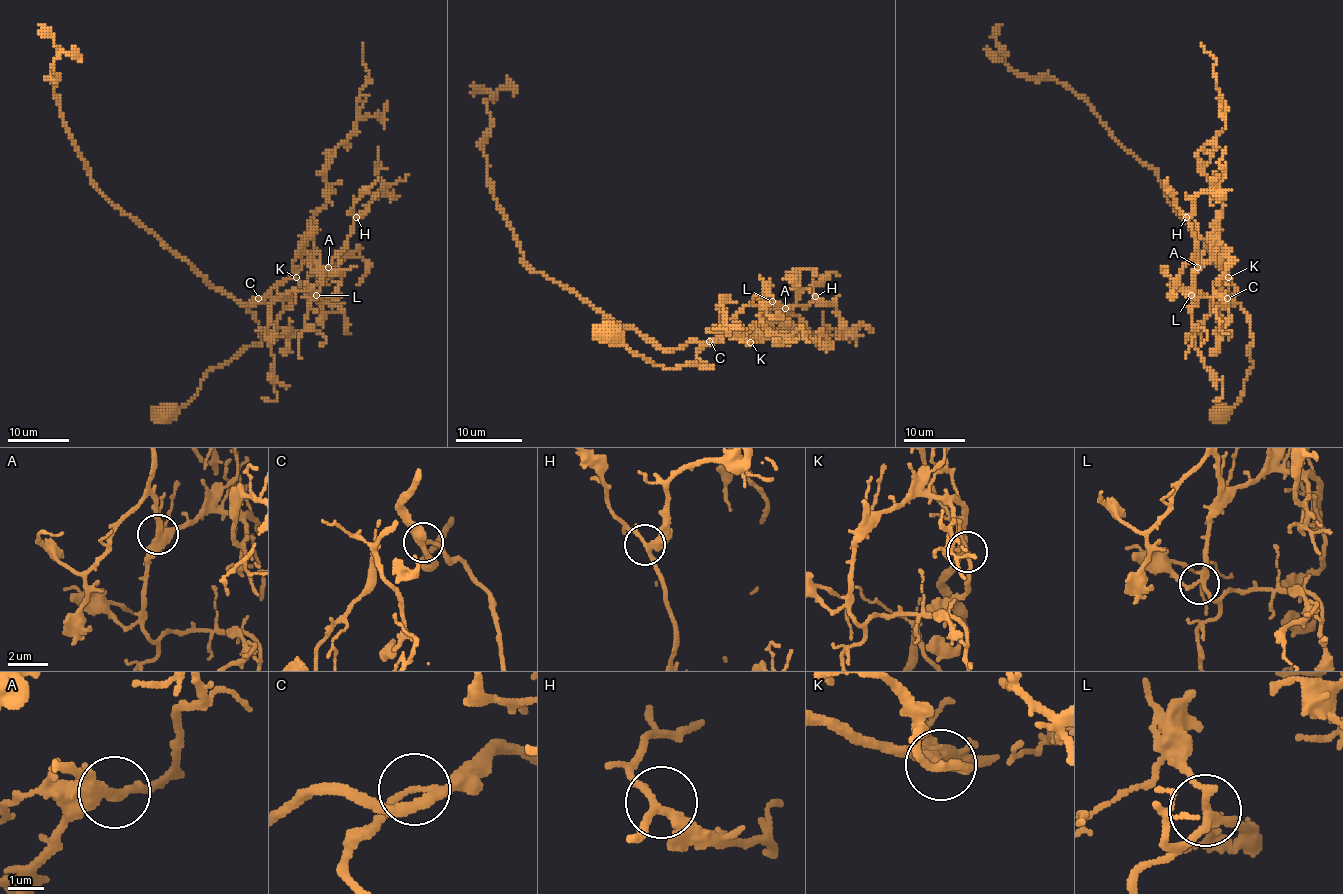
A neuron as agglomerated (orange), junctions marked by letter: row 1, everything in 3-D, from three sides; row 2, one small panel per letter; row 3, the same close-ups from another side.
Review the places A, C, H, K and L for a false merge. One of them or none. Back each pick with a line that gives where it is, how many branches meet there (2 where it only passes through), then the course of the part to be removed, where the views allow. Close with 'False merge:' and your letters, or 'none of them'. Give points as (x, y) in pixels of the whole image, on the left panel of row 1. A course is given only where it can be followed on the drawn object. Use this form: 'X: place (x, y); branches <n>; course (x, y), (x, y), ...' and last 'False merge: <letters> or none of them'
False merge: none of them

